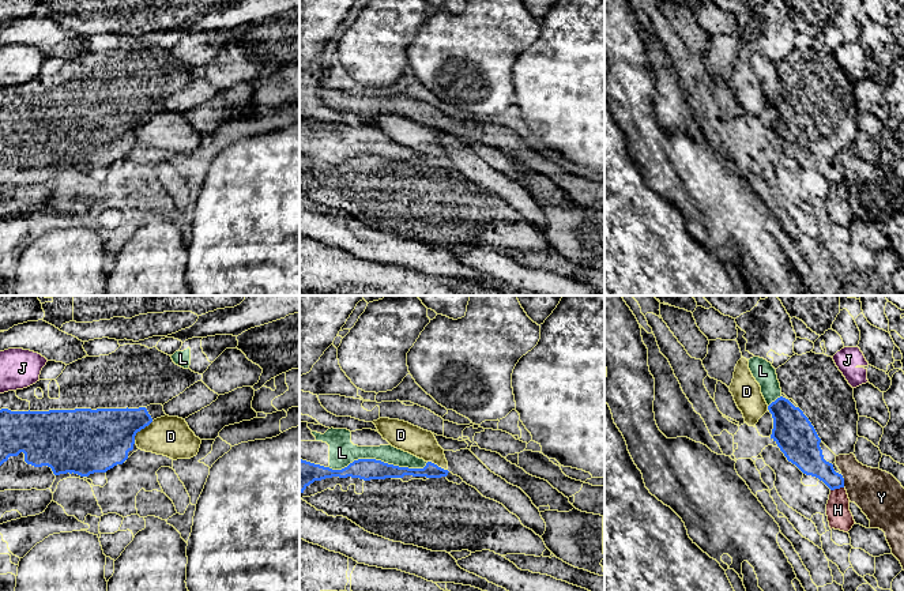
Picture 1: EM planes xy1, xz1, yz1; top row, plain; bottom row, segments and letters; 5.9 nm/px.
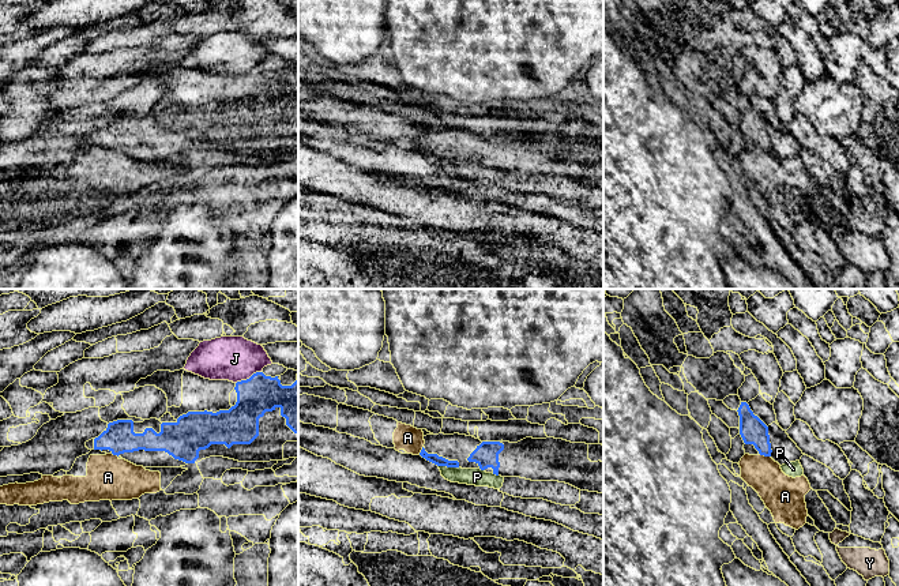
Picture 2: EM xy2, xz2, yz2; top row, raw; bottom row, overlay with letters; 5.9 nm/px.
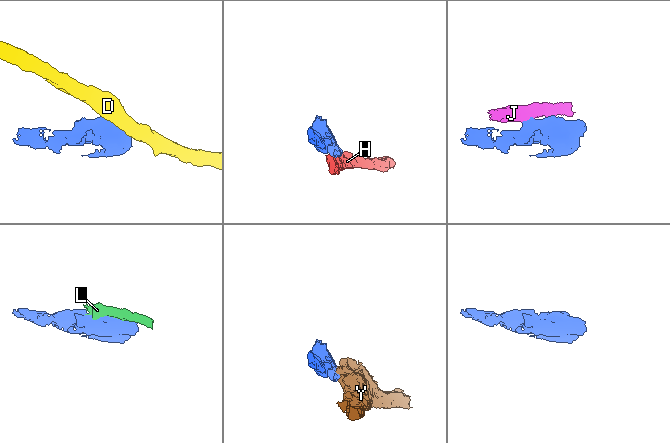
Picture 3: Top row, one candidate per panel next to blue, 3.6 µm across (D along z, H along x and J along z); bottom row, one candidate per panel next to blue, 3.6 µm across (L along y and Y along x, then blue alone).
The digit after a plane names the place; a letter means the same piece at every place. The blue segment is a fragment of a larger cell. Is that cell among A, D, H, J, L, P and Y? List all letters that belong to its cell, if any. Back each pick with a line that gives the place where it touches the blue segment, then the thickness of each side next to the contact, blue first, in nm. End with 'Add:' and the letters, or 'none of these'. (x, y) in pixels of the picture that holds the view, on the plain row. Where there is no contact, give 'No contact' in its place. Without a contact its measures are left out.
Add: none of these

